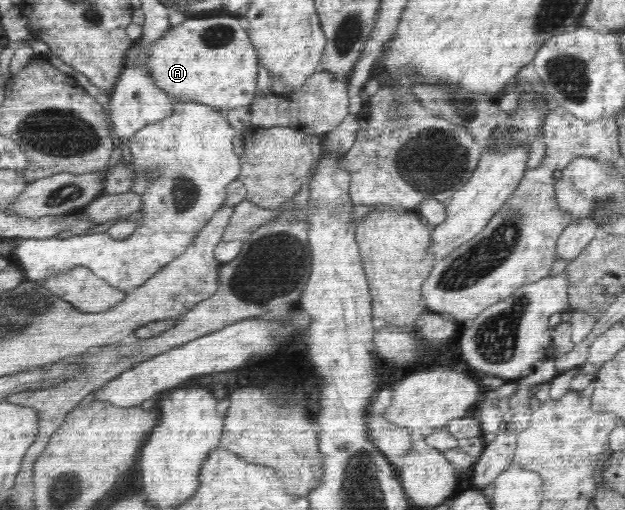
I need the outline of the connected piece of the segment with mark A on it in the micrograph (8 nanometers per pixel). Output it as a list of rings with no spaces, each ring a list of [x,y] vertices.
[[[209,16],[187,18],[182,24],[170,27],[165,35],[149,47],[142,47],[137,41],[127,50],[125,67],[145,64],[153,83],[173,100],[191,100],[224,111],[238,107],[252,106],[258,80],[258,55],[250,48],[250,37],[239,23],[239,16]]]

